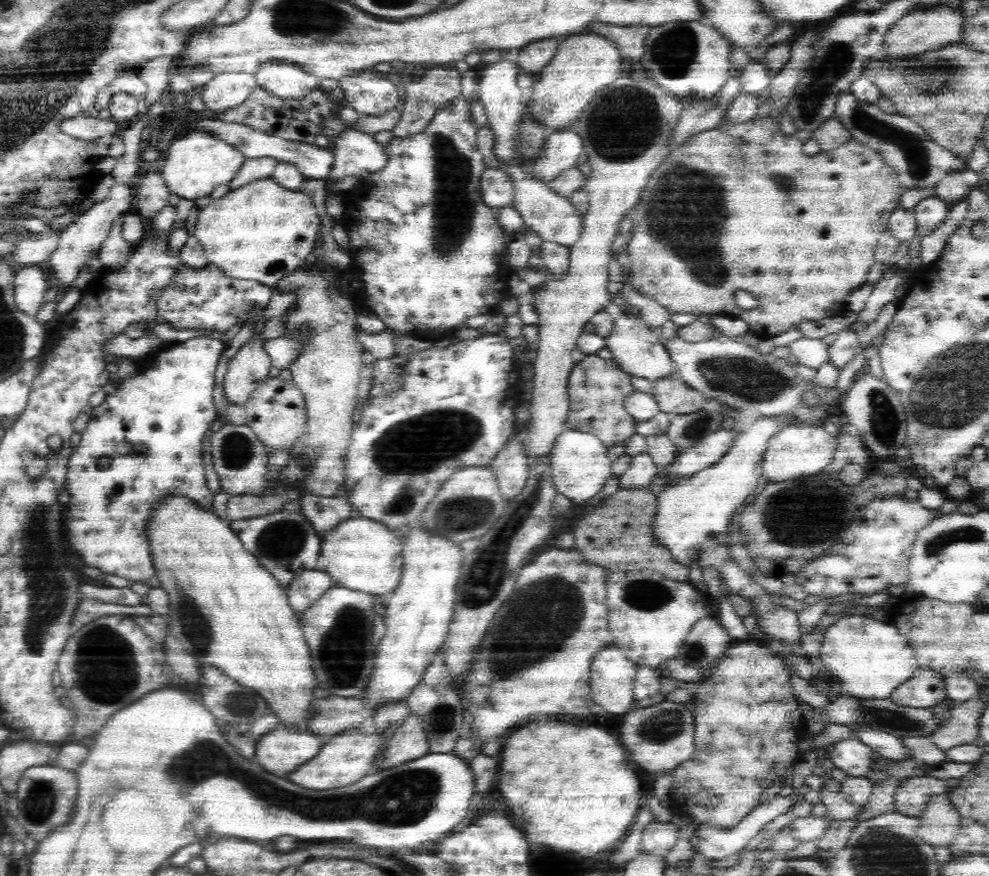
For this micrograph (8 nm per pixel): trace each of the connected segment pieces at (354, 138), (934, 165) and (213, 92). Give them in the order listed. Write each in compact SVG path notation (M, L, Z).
M353 128L339 134L338 138L332 141L332 149L334 162L328 174L328 183L336 183L337 179L345 176L366 178L371 173L382 170L388 162L386 149L376 141L372 134L361 133Z
M840 93L836 104L837 119L849 130L852 139L870 147L882 157L888 165L894 167L899 175L901 186L907 190L931 189L936 192L938 182L952 170L967 170L969 167L952 151L930 139L926 131L911 117L886 114L878 106L859 101L850 93Z
M246 73L216 74L203 85L202 98L206 109L222 113L246 102L249 94L258 87L254 75Z

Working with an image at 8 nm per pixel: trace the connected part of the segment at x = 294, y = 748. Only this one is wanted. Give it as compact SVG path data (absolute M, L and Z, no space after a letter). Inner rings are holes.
M284 728L271 730L258 739L255 756L258 764L266 772L284 778L286 774L294 772L301 764L313 759L325 742L326 740L318 740L316 736L312 736L308 732L292 732L292 730L284 730Z

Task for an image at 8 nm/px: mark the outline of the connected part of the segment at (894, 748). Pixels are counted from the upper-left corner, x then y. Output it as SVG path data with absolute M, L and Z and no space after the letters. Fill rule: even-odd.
M856 726L852 728L853 738L860 739L862 743L873 748L880 758L888 760L902 760L912 756L910 748L902 743L902 738L869 726Z

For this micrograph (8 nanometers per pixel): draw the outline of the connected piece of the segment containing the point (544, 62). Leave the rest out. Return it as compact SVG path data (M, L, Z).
M546 38L546 40L532 42L520 49L516 64L524 73L538 74L552 62L561 42L562 40L558 38Z

